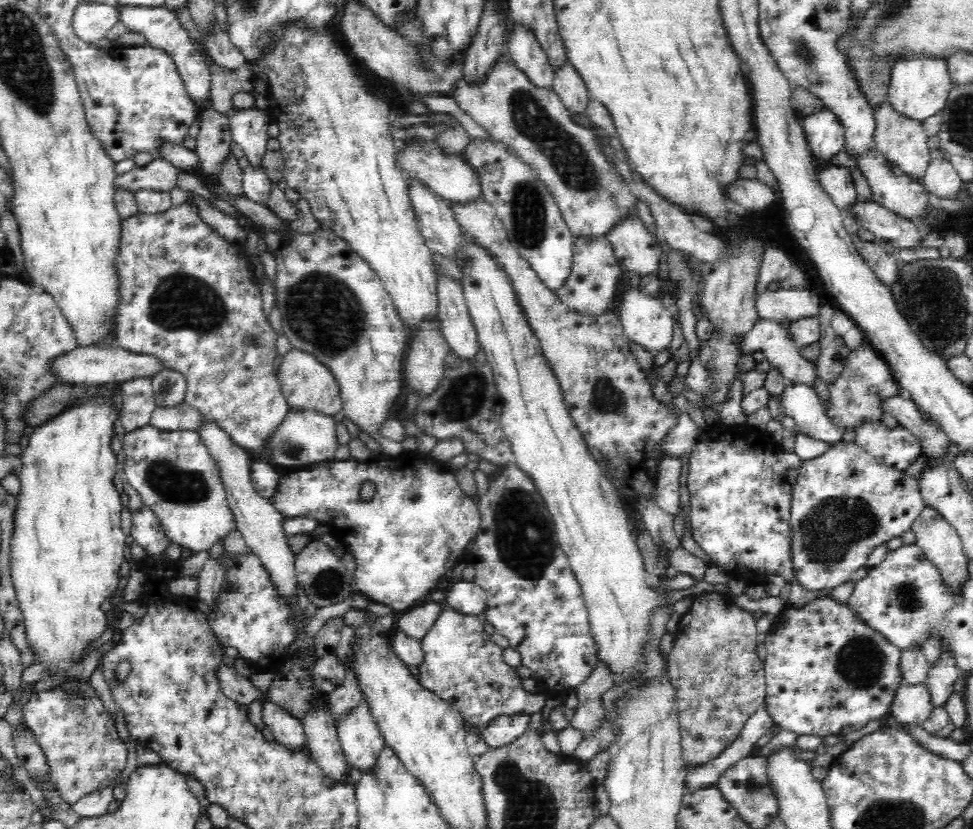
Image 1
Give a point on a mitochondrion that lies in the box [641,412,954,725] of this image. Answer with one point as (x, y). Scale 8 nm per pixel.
(830, 528)

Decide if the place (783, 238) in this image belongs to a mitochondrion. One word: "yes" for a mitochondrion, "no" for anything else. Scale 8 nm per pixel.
no

